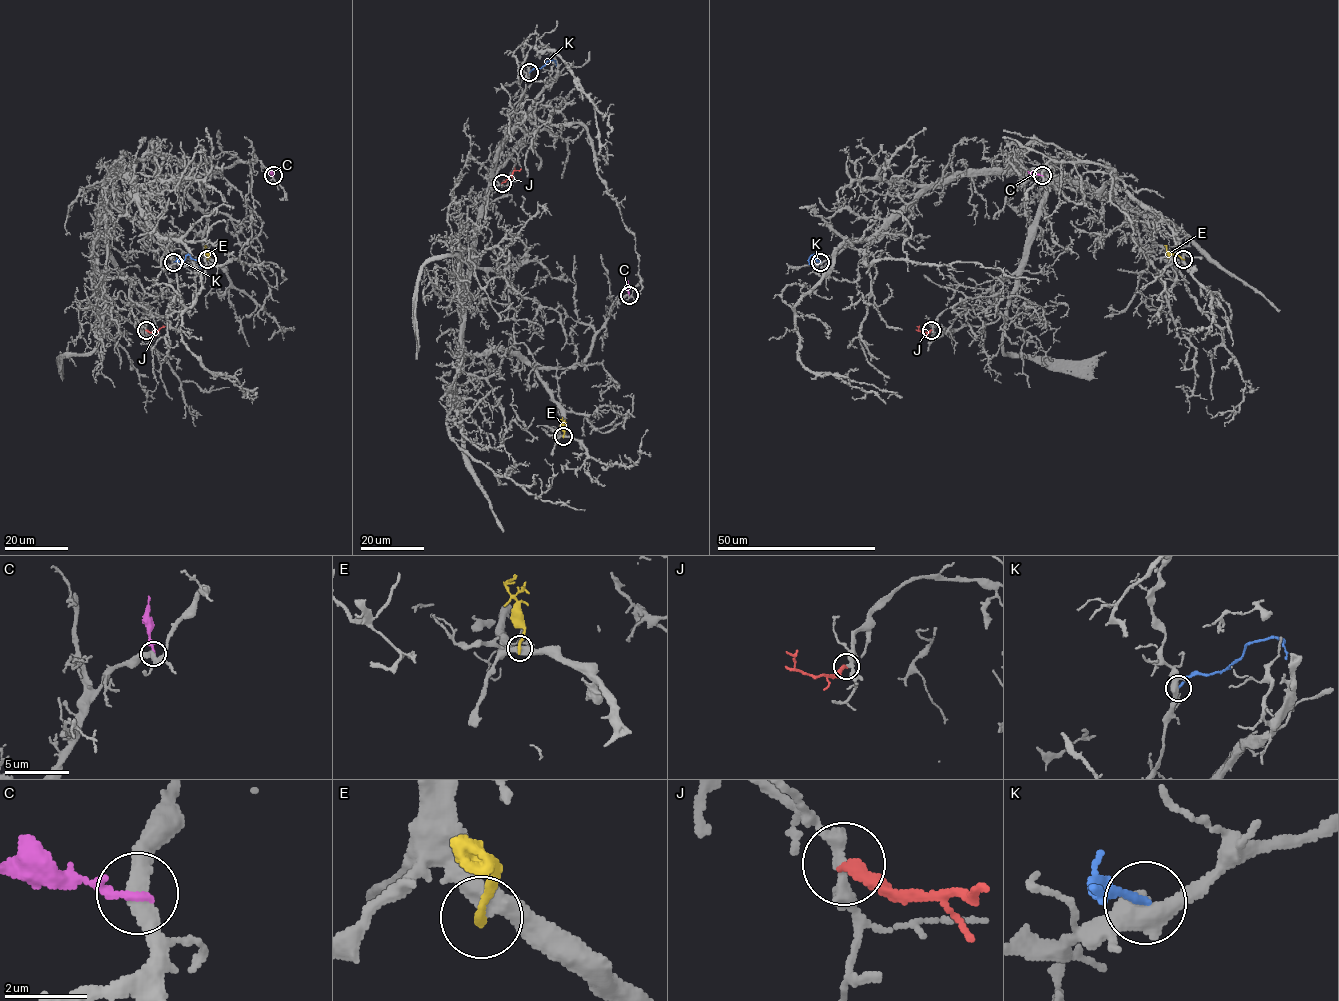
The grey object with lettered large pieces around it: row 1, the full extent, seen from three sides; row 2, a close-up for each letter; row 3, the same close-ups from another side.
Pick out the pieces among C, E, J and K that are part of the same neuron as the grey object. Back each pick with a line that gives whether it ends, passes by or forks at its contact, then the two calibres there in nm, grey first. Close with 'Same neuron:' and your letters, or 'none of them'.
J: it ends; calibres 280 and 280 nm
K: it ends; calibres 480 and 170 nm
Same neuron: J, K

